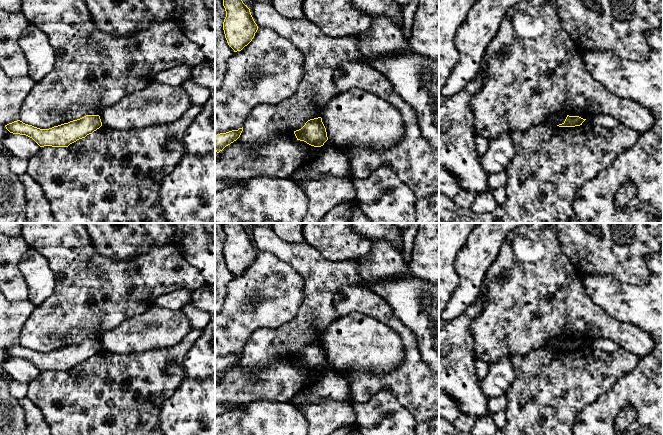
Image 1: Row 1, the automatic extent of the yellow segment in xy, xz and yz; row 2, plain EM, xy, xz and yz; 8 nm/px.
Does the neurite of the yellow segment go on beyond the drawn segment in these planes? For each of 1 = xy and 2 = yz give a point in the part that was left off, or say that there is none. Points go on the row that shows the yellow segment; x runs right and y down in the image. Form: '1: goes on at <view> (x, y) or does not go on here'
1: does not go on here
2: does not go on here

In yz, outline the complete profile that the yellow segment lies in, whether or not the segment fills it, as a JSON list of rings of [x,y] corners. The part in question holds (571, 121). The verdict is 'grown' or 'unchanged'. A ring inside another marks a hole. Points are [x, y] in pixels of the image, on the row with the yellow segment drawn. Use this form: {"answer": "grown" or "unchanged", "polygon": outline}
{"answer": "unchanged", "polygon": [[[567,115],[565,121],[562,124],[559,124],[557,126],[559,127],[575,127],[580,126],[586,119],[583,119],[579,116],[569,116]]]}

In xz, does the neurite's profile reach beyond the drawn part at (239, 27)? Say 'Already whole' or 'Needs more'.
Already whole

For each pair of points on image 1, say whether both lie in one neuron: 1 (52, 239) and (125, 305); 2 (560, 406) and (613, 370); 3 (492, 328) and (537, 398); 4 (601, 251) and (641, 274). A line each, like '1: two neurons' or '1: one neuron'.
1: one neuron
2: one neuron
3: two neurons
4: one neuron

